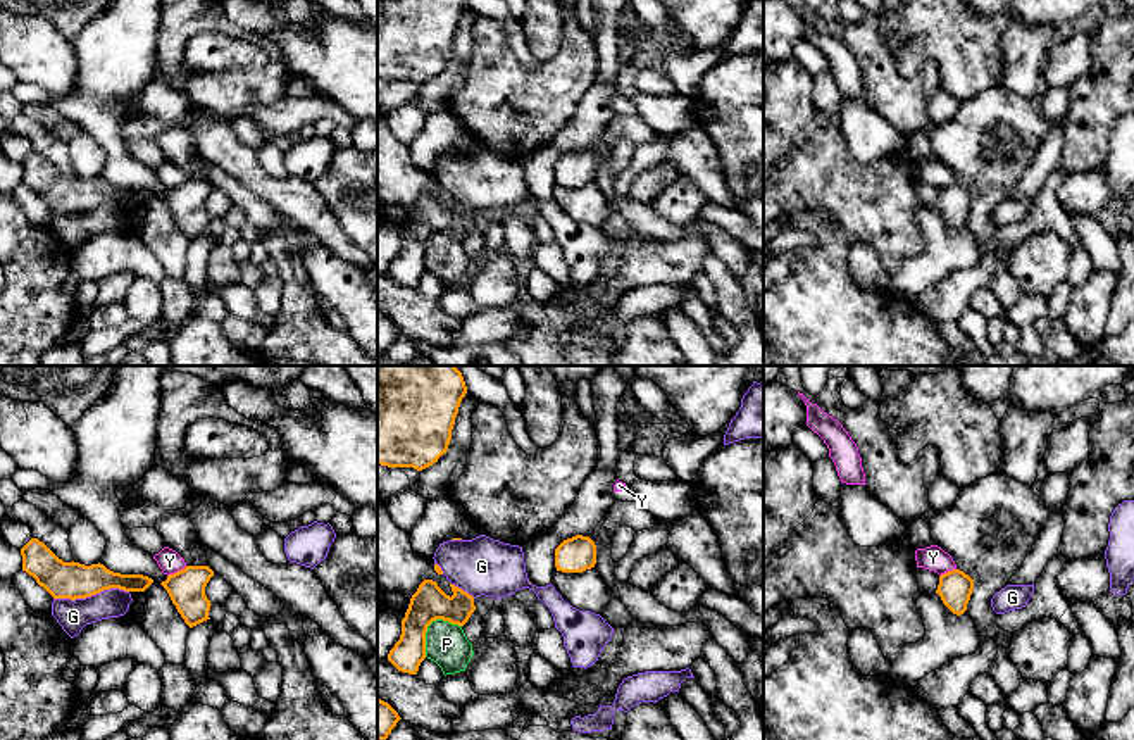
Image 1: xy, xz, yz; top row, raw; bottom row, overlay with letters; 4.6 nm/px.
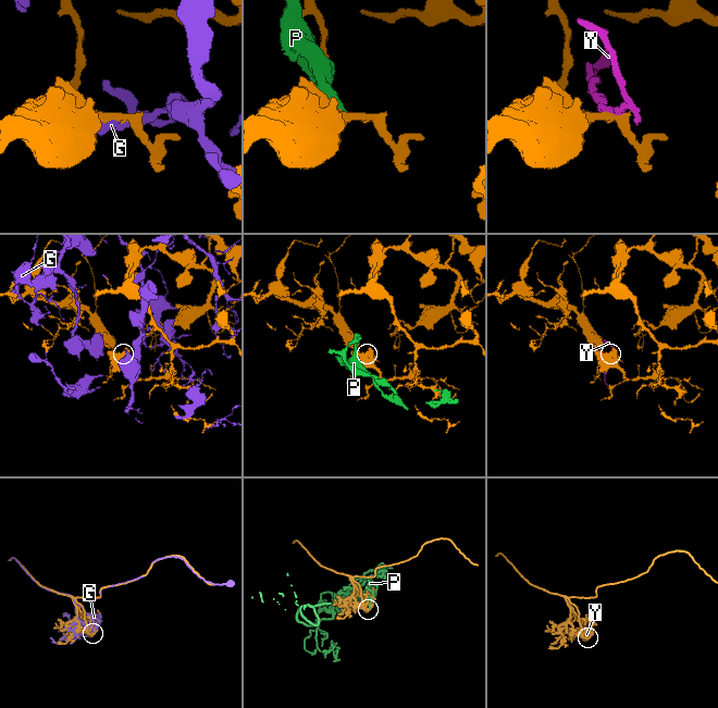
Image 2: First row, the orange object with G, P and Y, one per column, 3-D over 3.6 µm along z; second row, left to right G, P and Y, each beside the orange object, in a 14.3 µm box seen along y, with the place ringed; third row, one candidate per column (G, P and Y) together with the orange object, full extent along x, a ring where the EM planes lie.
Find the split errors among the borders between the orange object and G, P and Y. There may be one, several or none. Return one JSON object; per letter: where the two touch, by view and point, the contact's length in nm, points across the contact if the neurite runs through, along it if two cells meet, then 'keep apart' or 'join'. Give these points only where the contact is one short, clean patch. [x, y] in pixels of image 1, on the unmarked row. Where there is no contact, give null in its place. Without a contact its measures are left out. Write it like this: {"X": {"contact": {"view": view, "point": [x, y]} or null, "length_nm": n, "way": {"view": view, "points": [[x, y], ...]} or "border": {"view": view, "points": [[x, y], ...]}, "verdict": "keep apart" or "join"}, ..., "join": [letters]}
{"G": {"contact": {"view": "xy", "point": [90, 209]}, "length_nm": 360, "verdict": "keep apart"}, "P": {"contact": {"view": "xz", "point": [429, 237]}, "length_nm": 220, "verdict": "keep apart"}, "Y": {"contact": {"view": "xy", "point": [178, 185]}, "length_nm": 110, "border": {"view": "xy", "points": [[186, 180], [168, 190]]}, "verdict": "keep apart"}, "join": []}

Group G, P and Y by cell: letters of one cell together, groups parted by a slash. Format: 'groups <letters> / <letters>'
groups G / P / Y

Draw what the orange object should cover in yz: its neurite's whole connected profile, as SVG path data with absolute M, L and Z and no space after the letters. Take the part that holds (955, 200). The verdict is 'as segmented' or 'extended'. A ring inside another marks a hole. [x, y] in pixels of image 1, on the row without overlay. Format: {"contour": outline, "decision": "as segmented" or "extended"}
{"contour": "M960 183L948 185L939 190L936 207L943 217L956 229L967 224L974 204L974 193Z", "decision": "as segmented"}

